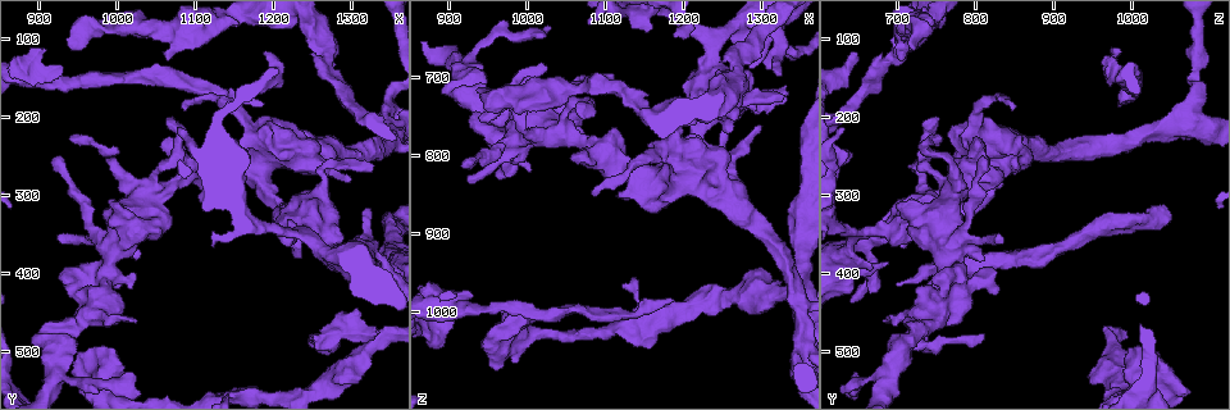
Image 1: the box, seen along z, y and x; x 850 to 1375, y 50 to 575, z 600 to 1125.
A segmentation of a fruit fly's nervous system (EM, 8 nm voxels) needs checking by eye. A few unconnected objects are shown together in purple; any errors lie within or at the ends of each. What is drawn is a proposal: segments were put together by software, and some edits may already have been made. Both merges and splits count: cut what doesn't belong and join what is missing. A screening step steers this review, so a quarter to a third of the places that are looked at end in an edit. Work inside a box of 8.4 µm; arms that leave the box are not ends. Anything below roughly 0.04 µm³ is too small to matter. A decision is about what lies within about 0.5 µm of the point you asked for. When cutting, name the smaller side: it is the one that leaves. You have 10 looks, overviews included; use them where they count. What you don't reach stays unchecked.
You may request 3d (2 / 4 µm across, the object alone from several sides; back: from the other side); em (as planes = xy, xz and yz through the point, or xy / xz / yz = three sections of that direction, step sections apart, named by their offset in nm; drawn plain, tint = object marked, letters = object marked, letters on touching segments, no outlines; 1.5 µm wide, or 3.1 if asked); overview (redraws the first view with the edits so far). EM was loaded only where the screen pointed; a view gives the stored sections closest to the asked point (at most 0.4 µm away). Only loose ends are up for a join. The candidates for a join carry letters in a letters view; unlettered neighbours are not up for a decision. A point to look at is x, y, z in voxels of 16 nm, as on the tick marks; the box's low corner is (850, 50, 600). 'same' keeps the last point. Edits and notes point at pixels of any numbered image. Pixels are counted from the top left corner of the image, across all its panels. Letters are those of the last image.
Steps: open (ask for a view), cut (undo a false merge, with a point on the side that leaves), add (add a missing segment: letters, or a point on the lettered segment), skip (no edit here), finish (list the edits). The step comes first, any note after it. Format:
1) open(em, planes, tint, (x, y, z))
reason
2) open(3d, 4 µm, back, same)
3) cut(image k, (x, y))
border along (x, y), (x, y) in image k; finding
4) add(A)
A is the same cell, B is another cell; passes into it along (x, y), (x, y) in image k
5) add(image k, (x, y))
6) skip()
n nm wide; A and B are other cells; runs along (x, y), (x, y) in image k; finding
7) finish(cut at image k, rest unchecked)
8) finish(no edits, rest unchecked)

open(em, planes, letters, (1190, 120, 645))
branch stops here

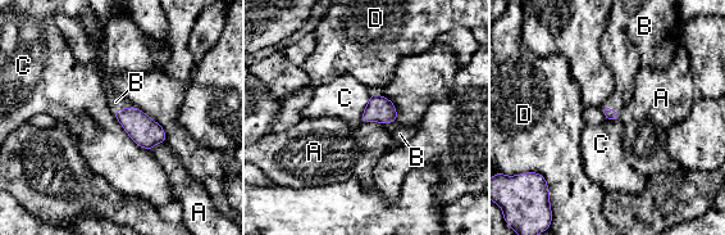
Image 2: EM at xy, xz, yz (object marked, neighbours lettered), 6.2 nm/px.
add(image 2, (115, 102))
C touches over 340 nm; B is the same cell, A, C and D are other cells; passes into it along (146, 132), (123, 108), (115, 102) in image 2; the neuron continues

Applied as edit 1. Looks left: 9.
open(overview)
redraw

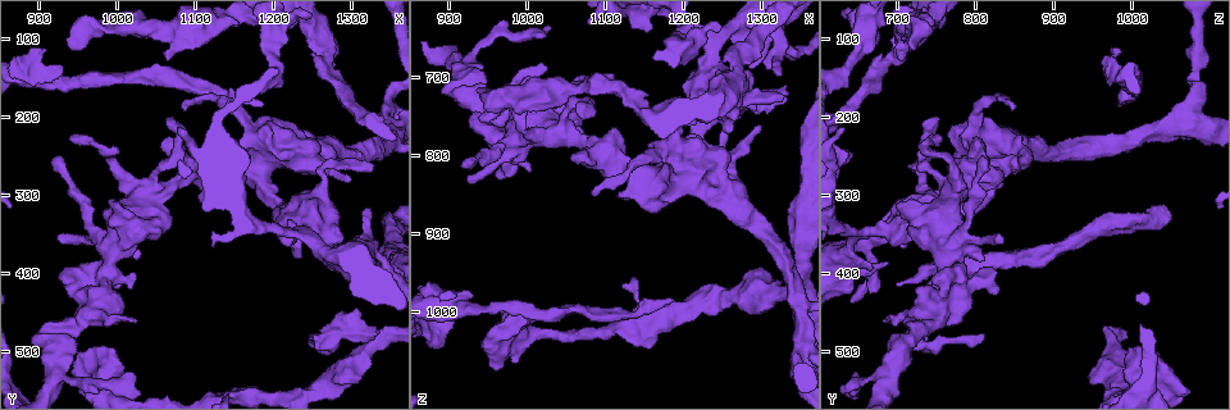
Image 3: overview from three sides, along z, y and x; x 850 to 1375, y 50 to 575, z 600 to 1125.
open(em, yz, step 4, letters, (935, 110, 720))
an open end

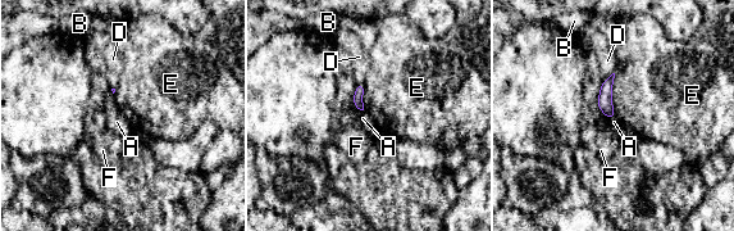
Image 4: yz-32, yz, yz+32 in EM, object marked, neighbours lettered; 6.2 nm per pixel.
open(em, planes, letters, same)

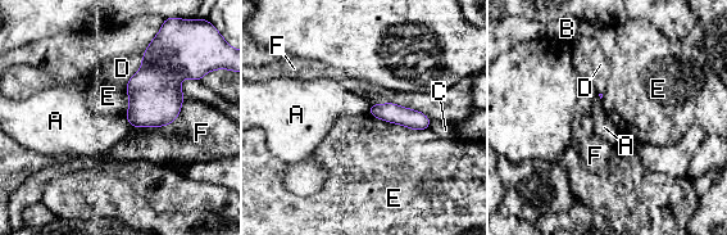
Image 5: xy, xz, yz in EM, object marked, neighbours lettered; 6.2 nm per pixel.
skip()
A, B, C, D, E and F are other cells; border along (125, 114), (131, 125) in image 5; none of them fits

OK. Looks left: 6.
open(em, planes, letters, (920, 250, 815))
branch stops here

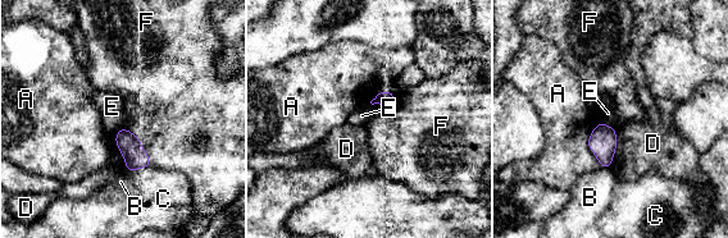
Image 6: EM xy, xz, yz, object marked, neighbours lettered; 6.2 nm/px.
skip()
A touches over 280 nm; A, B, C, D, E and F are other cells; none of them fits

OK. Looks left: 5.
open(em, planes, letters, (905, 115, 980))
branch stops here

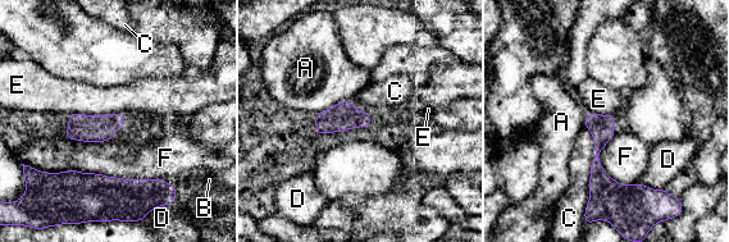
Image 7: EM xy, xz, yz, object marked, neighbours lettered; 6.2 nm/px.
skip()
F touches over 800 nm; A, B, C, D, E and F are other cells; runs along (591, 117), (598, 126), (598, 197) in image 7; none of them fits

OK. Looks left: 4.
finish(add at image 2, rest unchecked)

